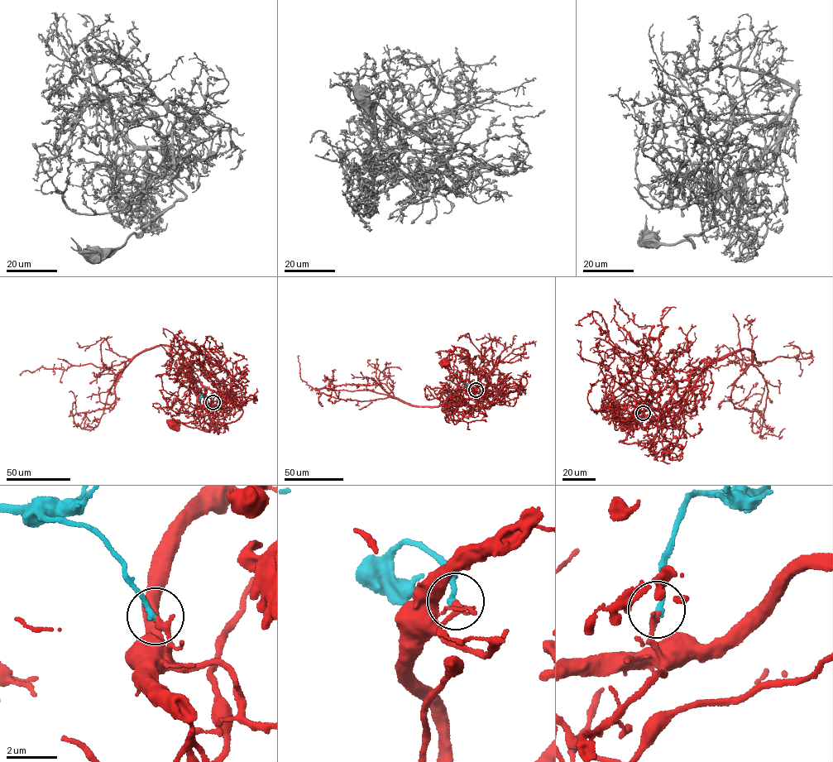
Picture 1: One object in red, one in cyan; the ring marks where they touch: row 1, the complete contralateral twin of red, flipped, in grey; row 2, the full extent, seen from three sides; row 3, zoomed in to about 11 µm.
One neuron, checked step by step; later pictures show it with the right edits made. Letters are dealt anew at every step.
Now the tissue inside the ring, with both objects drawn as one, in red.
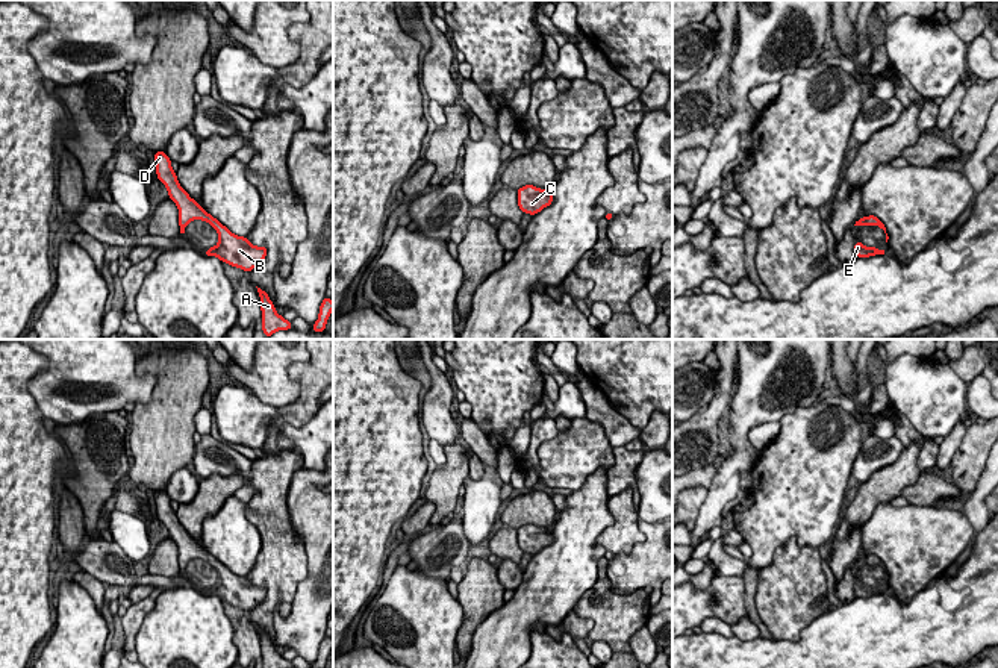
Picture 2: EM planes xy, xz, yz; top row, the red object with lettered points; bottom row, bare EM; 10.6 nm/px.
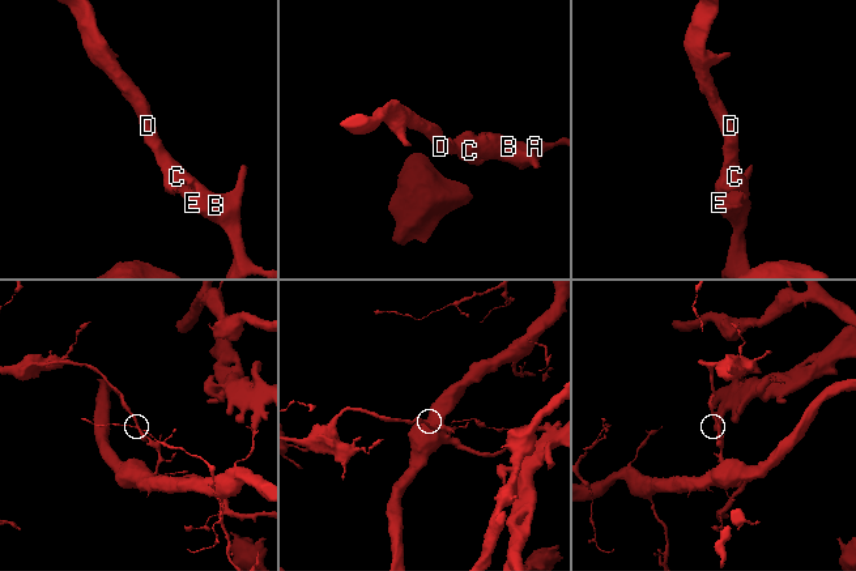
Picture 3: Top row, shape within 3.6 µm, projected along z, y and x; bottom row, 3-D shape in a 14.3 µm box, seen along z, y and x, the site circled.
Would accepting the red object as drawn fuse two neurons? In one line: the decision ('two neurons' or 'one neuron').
one neuron

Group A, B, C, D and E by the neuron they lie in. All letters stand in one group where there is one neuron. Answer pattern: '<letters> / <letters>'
A B C D E

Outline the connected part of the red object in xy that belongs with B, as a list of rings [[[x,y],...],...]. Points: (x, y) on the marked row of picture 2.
[[[165,151],[154,153],[156,177],[168,189],[170,198],[179,209],[180,233],[185,233],[185,227],[192,220],[207,221],[218,232],[218,244],[204,251],[206,256],[215,256],[221,262],[241,268],[250,273],[260,265],[267,256],[267,247],[256,247],[248,238],[233,235],[217,218],[207,214],[200,203],[189,197],[189,194],[180,186],[176,173],[173,171],[171,161]]]

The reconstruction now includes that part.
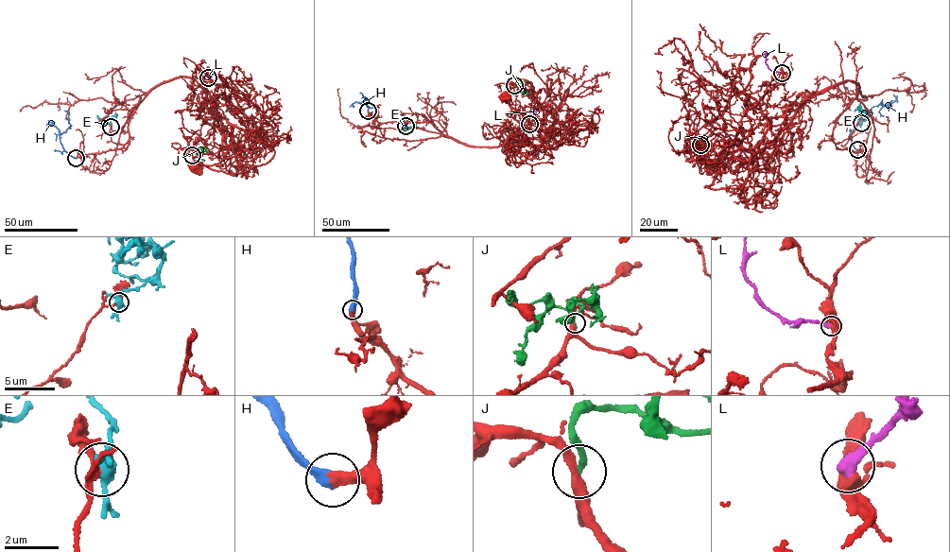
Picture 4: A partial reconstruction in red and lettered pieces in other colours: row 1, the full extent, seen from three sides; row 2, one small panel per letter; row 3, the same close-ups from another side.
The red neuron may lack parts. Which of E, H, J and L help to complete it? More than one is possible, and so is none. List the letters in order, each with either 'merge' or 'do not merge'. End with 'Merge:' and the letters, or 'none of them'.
E: do not merge
H: merge
J: do not merge
L: do not merge
Merge: H

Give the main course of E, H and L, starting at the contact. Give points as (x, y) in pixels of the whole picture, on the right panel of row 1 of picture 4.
E: (861, 123), (868, 119), (861, 118), (861, 112), (856, 109), (860, 102)
H: (857, 150), (851, 136), (853, 128), (863, 115), (871, 115), (872, 111), (878, 112), (896, 99), (893, 94)
L: (782, 73), (772, 71), (766, 63), (765, 54), (769, 53)

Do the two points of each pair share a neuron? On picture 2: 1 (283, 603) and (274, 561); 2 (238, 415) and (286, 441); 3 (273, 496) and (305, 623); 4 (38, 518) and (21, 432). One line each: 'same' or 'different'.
1: same
2: same
3: different
4: same

